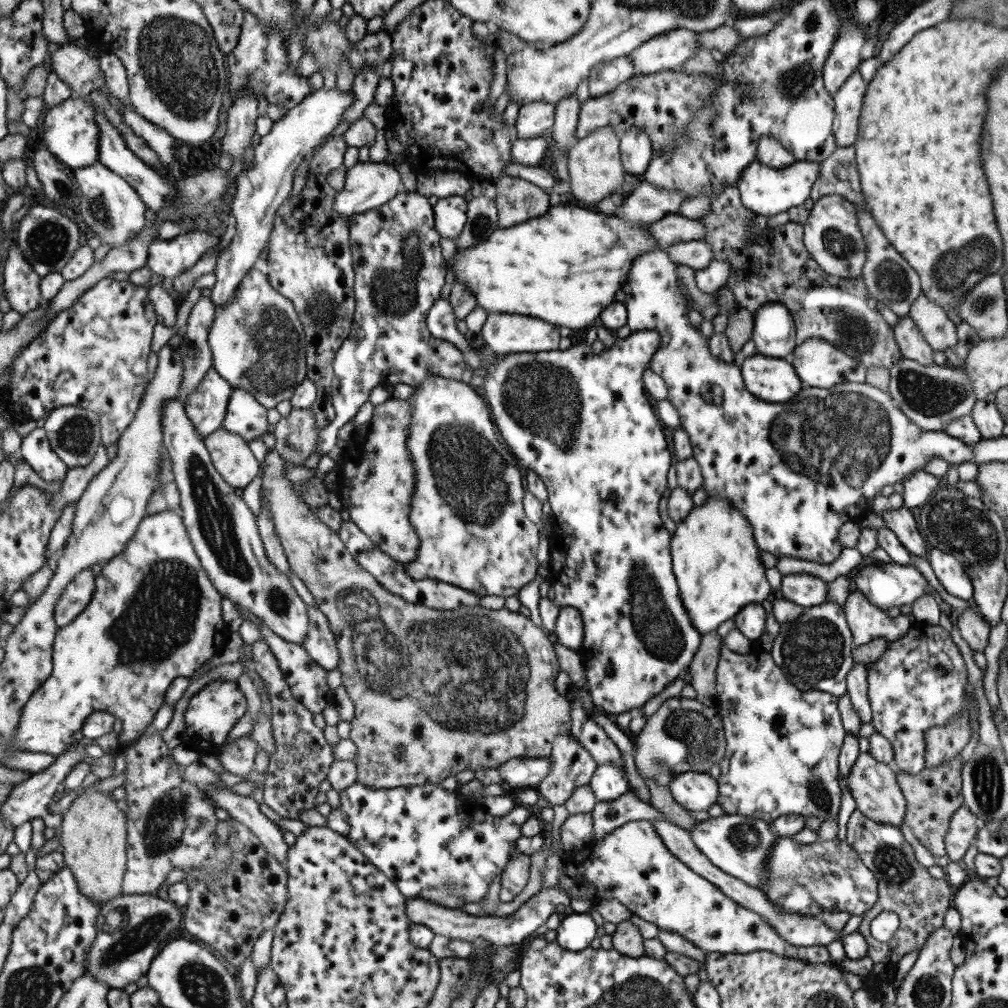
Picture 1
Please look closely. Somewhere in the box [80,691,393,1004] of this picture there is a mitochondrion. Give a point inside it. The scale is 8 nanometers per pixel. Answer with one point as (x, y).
(129, 933)

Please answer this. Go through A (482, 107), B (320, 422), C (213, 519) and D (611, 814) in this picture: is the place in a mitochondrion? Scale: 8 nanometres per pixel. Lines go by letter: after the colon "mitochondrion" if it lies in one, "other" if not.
A: other
B: other
C: mitochondrion
D: other

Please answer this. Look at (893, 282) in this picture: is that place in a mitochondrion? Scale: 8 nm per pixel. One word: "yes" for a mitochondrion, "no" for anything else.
yes

